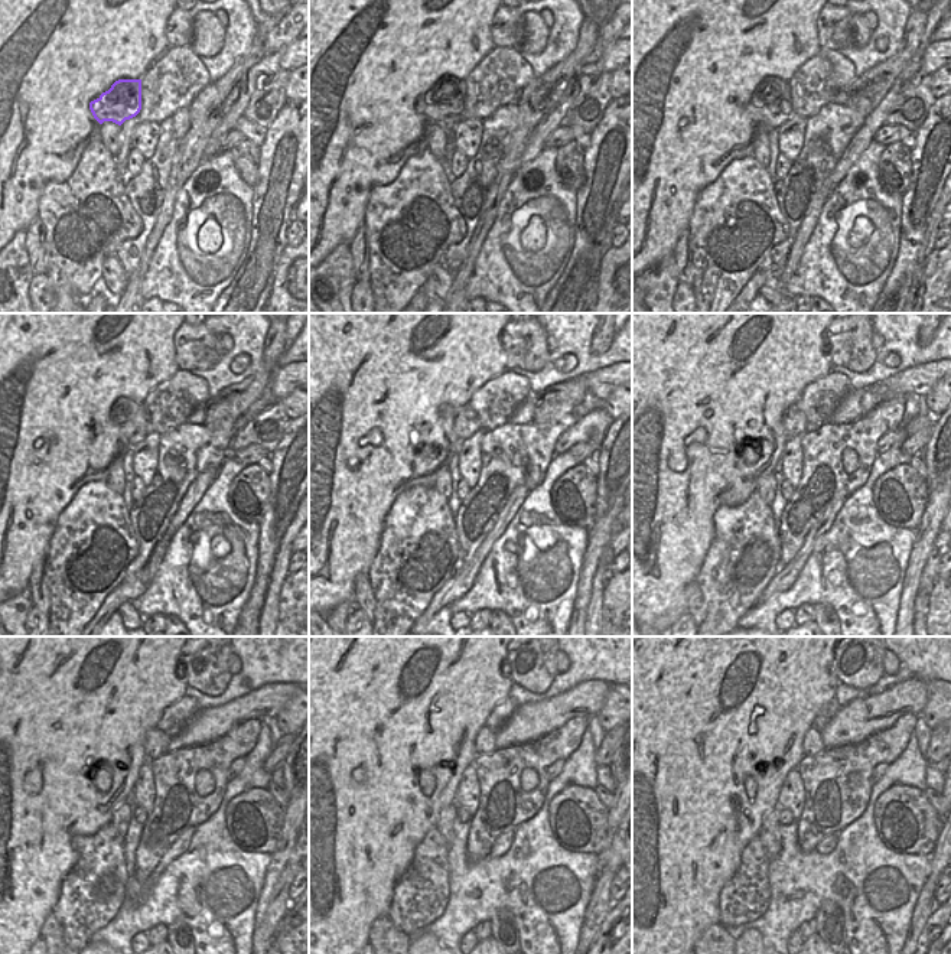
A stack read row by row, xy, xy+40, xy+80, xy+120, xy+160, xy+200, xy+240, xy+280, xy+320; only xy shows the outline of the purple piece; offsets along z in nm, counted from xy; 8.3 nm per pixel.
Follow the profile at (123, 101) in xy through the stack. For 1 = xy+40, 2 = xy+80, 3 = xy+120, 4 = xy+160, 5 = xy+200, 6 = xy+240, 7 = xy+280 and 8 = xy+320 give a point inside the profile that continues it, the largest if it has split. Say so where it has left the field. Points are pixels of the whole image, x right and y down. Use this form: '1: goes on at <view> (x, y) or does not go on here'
1: goes on at xy+40 (449, 114)
2: goes on at xy+80 (774, 114)
3: goes on at xy+120 (132, 432)
4: goes on at xy+160 (466, 423)
5: goes on at xy+200 (794, 422)
6: goes on at xy+240 (158, 742)
7: goes on at xy+280 (485, 739)
8: goes on at xy+320 (813, 745)

